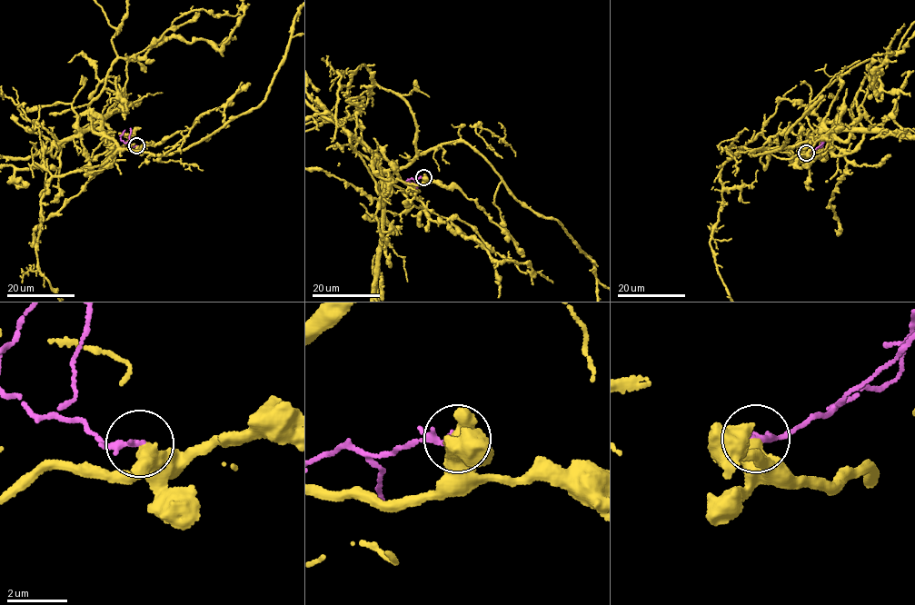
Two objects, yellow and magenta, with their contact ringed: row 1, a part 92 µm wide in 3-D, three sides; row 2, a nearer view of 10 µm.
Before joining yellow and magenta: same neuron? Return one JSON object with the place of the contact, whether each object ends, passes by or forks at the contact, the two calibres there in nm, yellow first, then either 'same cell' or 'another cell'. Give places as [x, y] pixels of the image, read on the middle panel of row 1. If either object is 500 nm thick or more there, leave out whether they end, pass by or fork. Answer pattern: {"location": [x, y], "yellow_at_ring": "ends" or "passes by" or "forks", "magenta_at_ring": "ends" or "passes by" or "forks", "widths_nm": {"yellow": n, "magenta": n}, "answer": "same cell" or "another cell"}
{"location": [423, 177], "yellow_at_ring": "passes by", "magenta_at_ring": "ends", "widths_nm": {"yellow": 480, "magenta": 220}, "answer": "another cell"}

